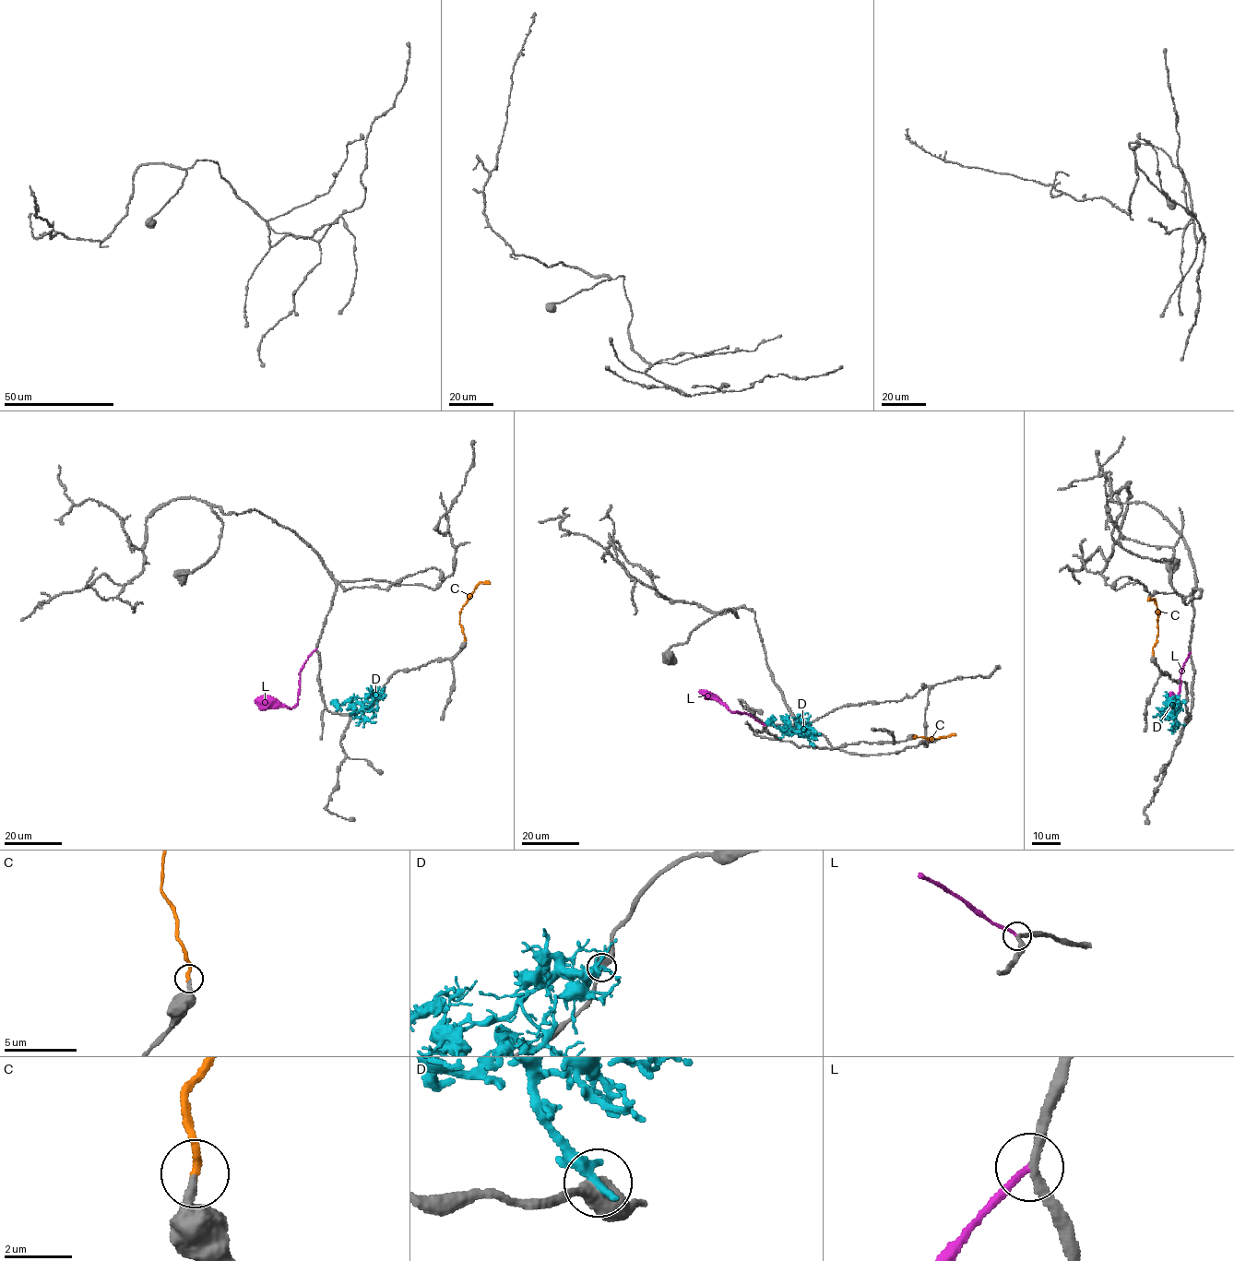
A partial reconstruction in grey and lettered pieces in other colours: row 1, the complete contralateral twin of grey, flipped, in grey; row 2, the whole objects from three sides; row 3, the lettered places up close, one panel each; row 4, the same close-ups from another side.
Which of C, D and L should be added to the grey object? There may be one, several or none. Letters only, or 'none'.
C

